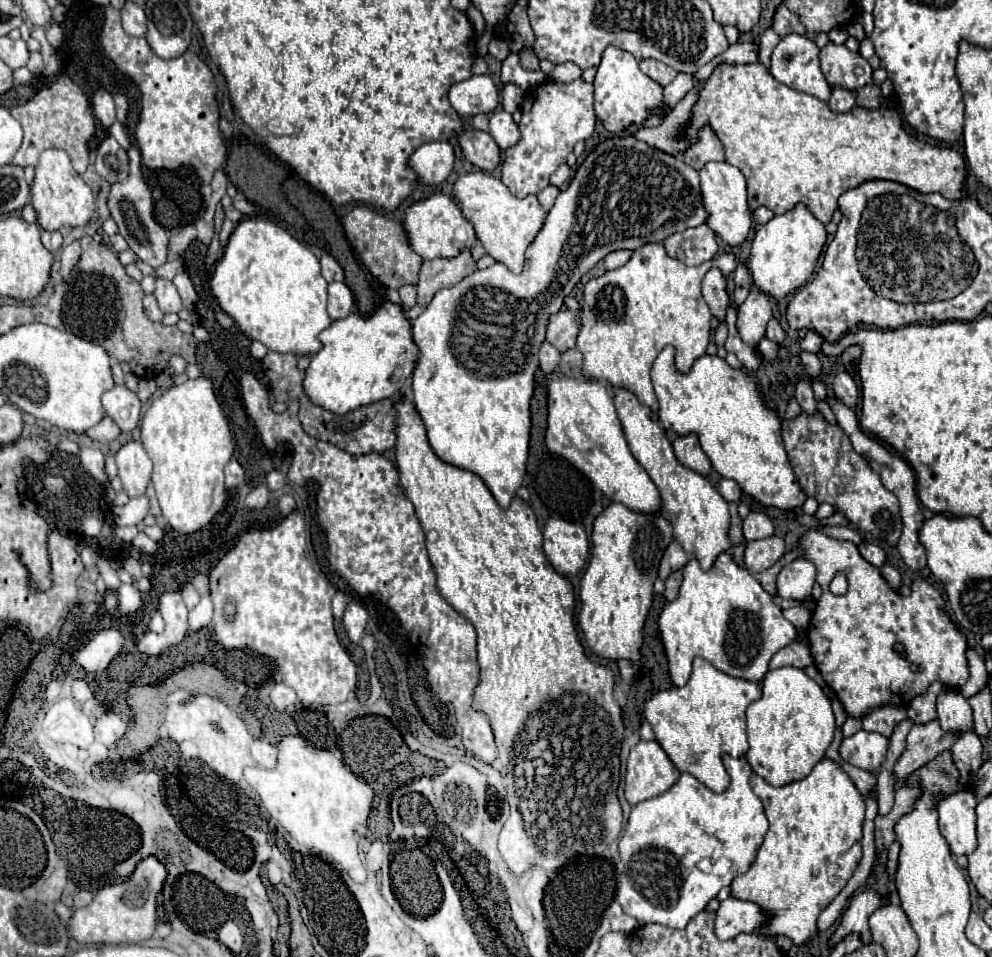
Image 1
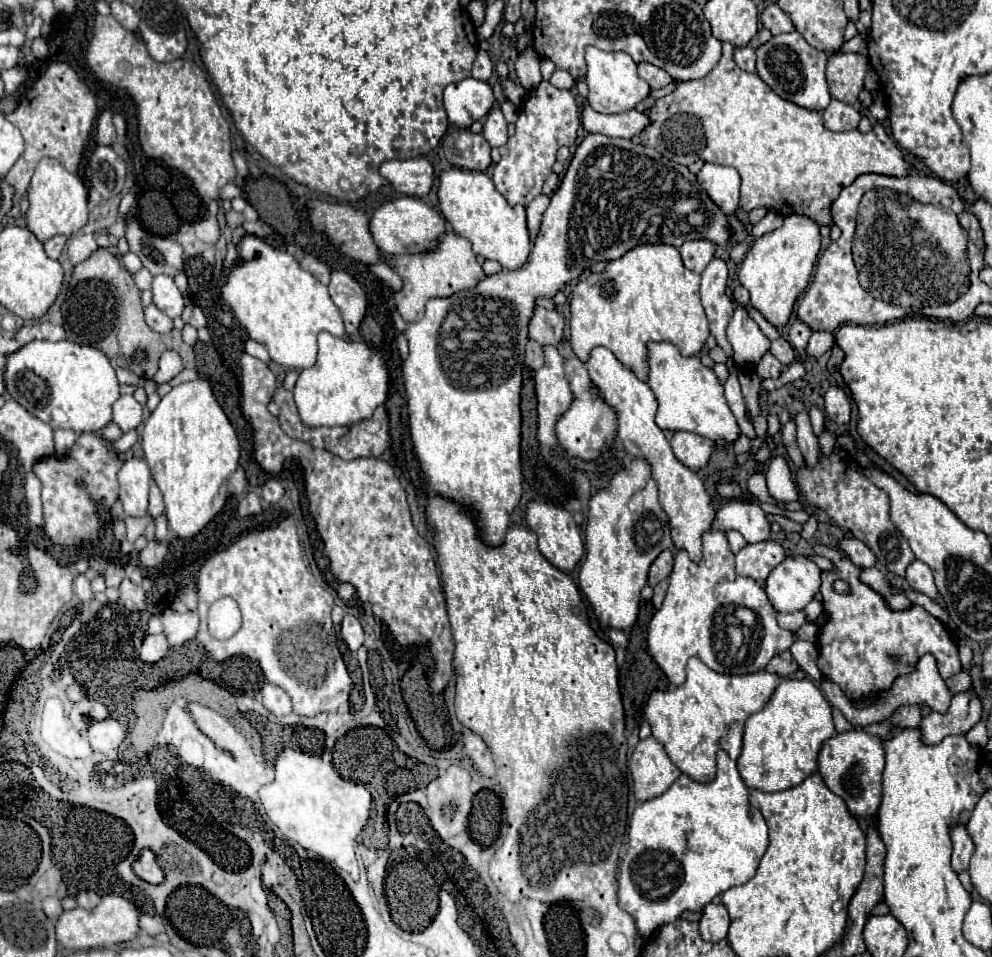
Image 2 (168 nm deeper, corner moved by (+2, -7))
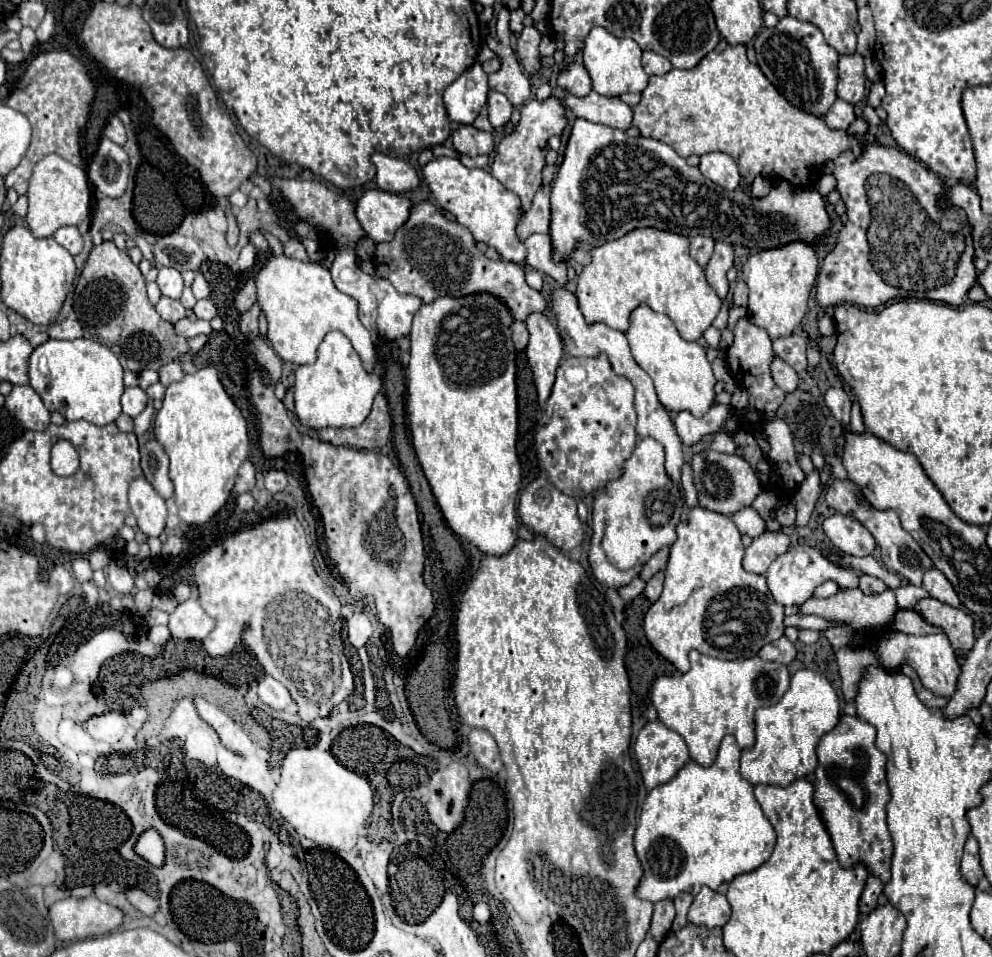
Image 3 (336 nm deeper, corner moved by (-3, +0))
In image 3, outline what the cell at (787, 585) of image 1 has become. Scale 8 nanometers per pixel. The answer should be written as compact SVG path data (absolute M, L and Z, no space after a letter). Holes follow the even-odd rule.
M796 546L796 548L790 548L786 554L778 556L770 564L766 578L768 578L768 588L774 600L780 602L782 606L792 606L792 604L804 604L808 598L812 598L814 590L826 580L834 580L840 588L858 588L861 574L854 568L836 566L812 546Z

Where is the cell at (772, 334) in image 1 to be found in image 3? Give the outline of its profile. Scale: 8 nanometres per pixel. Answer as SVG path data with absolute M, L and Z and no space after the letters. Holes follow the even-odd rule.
M798 334L776 338L774 340L774 354L788 362L796 372L806 370L806 340Z

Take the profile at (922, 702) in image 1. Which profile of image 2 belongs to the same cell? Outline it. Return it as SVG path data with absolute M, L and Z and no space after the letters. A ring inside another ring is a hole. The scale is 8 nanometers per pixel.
M961 671L959 675L955 675L947 679L946 685L954 694L967 691L972 687L971 676L968 672Z

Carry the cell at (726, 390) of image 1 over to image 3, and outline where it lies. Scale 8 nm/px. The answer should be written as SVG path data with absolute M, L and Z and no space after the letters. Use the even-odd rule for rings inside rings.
M640 306L630 316L630 328L626 332L634 360L654 380L654 388L662 406L670 412L688 410L692 416L702 418L716 400L716 378L706 358L706 350L698 342L686 342L680 338L676 326L666 314L656 314L648 306Z

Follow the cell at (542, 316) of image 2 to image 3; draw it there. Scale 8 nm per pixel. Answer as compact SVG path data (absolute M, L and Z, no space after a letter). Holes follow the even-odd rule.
M430 202L416 204L412 208L412 214L410 214L408 222L402 228L396 230L394 240L376 246L374 264L376 264L378 276L388 278L400 294L418 296L424 304L432 302L438 296L466 296L466 294L474 294L474 292L490 292L490 294L498 296L502 302L506 302L506 306L512 310L514 318L522 320L522 322L524 322L524 318L528 318L528 314L534 314L534 312L544 314L546 308L548 308L548 300L540 292L532 290L526 284L524 270L518 264L504 262L504 260L496 260L496 262L488 260L476 248L476 242L474 242L470 230L460 226L458 222L452 222L452 220L444 218L444 214L436 206L432 206Z

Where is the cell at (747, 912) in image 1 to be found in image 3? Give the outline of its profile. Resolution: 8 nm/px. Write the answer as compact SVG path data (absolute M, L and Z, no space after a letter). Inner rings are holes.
M702 888L690 906L688 920L692 924L704 924L706 928L724 926L730 920L730 904L724 894L718 894L710 888Z

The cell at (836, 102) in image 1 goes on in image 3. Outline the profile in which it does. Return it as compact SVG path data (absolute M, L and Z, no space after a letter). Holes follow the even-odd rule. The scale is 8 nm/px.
M840 98L824 114L824 122L828 124L828 128L834 128L834 130L846 130L854 120L856 120L854 106L850 102L840 100Z

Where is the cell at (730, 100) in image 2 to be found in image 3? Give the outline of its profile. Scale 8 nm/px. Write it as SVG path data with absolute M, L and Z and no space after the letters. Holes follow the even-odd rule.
M724 39L692 70L670 70L664 76L650 76L646 90L642 92L642 102L632 108L634 126L642 136L662 140L672 146L682 158L692 154L724 152L732 156L740 168L742 178L750 186L756 176L770 180L786 180L798 190L808 190L820 178L820 168L828 160L836 160L844 150L860 154L860 146L876 144L876 136L852 136L846 130L830 130L820 116L804 114L804 110L792 106L762 74L758 64L748 62L746 48L742 44L730 46Z

